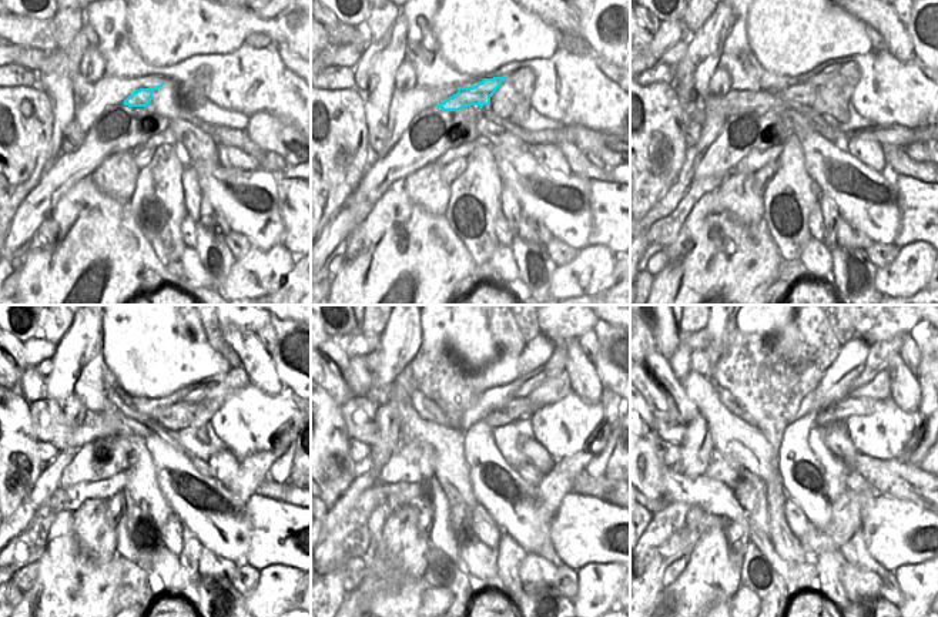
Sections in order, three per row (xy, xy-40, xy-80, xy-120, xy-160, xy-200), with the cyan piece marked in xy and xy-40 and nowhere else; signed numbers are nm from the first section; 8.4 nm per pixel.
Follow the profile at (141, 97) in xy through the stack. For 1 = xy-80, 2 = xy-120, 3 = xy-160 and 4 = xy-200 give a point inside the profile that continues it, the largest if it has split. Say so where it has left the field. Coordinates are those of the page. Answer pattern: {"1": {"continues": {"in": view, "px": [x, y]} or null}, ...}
{"1": {"continues": {"in": "xy-80", "px": [800, 94]}}, "2": {"continues": {"in": "xy-120", "px": [176, 416]}}, "3": {"continues": {"in": "xy-160", "px": [518, 408]}}, "4": {"continues": {"in": "xy-200", "px": [840, 411]}}}

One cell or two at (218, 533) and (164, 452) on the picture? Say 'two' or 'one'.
one

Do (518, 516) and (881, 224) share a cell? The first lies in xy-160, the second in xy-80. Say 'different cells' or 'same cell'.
same cell

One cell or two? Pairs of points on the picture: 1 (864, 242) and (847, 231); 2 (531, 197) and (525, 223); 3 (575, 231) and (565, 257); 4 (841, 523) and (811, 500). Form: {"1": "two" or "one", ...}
{"1": "one", "2": "two", "3": "two", "4": "one"}

